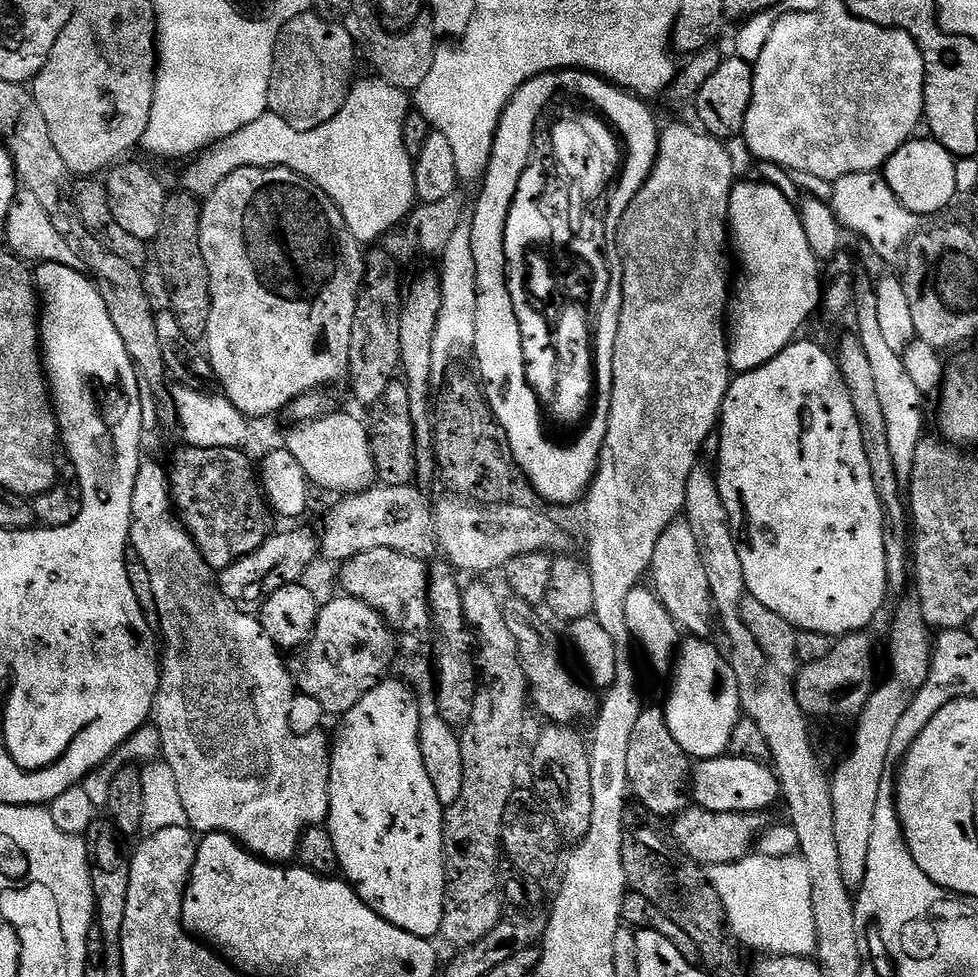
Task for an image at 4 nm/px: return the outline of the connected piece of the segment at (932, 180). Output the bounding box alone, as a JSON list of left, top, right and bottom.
[882,138,957,218]

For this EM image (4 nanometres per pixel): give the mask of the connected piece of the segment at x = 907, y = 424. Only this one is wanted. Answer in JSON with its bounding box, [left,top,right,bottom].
[852,271,926,486]

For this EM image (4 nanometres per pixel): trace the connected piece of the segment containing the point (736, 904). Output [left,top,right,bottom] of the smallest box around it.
[707,854,817,958]

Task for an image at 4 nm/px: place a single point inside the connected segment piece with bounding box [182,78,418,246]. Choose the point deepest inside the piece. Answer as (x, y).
(359, 159)

